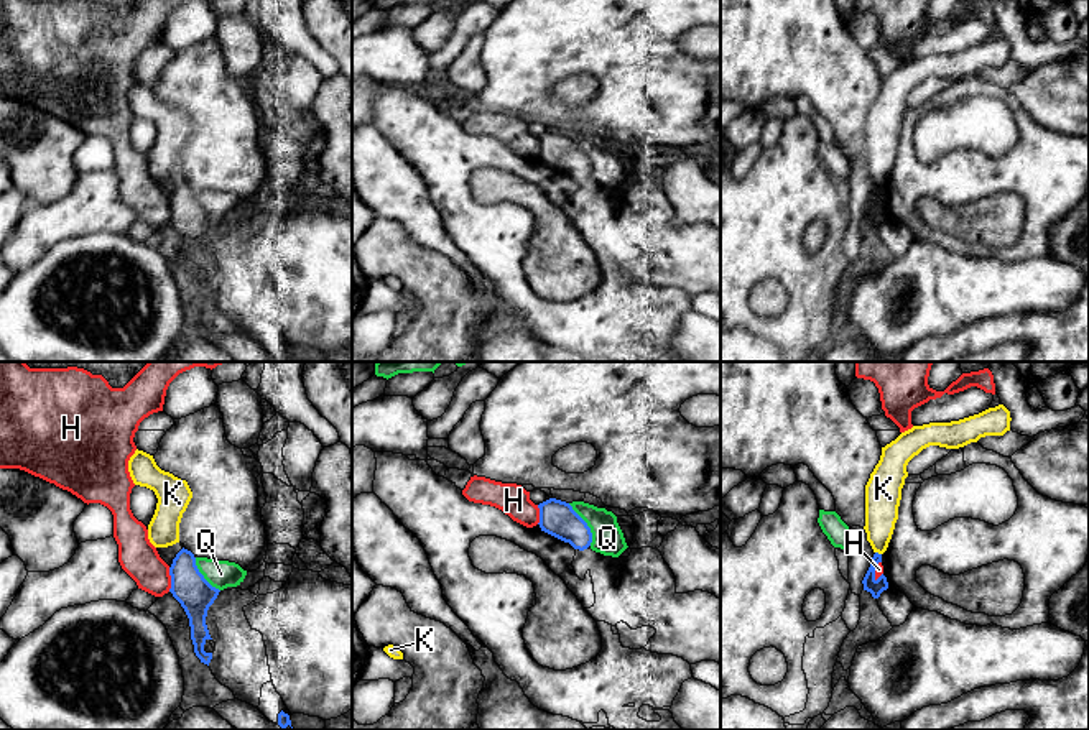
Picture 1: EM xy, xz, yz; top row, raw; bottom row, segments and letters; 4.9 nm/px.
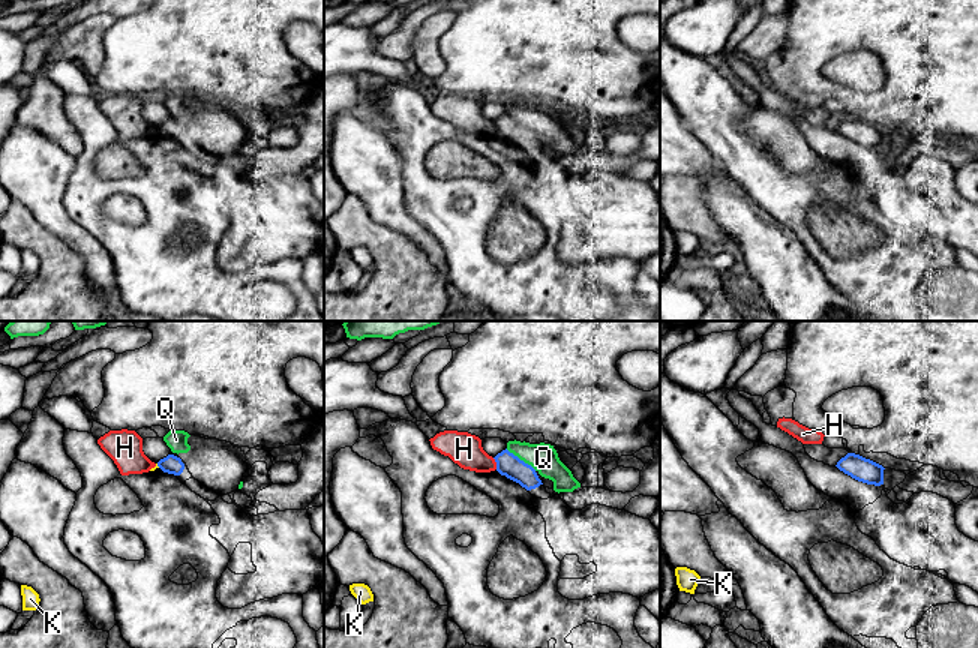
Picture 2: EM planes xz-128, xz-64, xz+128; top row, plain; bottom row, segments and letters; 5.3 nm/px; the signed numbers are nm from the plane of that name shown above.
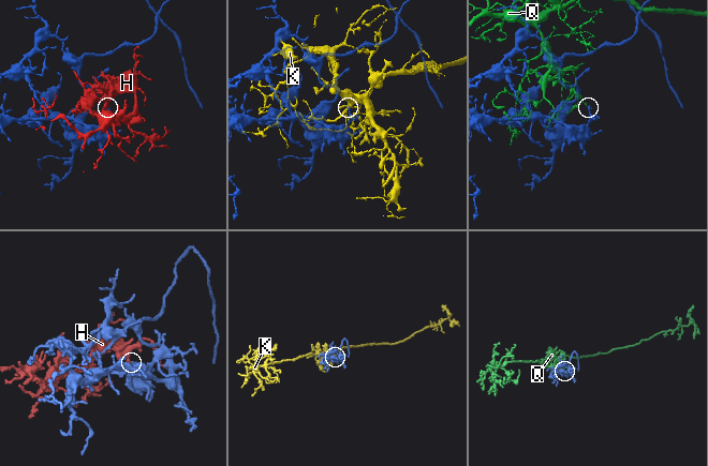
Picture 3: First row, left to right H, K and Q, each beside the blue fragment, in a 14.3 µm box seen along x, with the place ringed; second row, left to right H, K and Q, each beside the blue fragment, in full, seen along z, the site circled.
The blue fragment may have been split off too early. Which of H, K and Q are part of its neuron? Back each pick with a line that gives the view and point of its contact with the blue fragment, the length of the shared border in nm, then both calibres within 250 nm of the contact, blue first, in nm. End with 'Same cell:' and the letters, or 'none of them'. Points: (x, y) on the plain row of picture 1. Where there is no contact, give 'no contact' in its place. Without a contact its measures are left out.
Same cell: none of them

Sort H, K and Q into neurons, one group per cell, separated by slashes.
H / K / Q

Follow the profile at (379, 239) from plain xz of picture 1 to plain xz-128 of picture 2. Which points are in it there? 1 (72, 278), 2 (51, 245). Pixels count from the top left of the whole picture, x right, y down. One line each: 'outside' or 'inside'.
1: inside
2: inside

